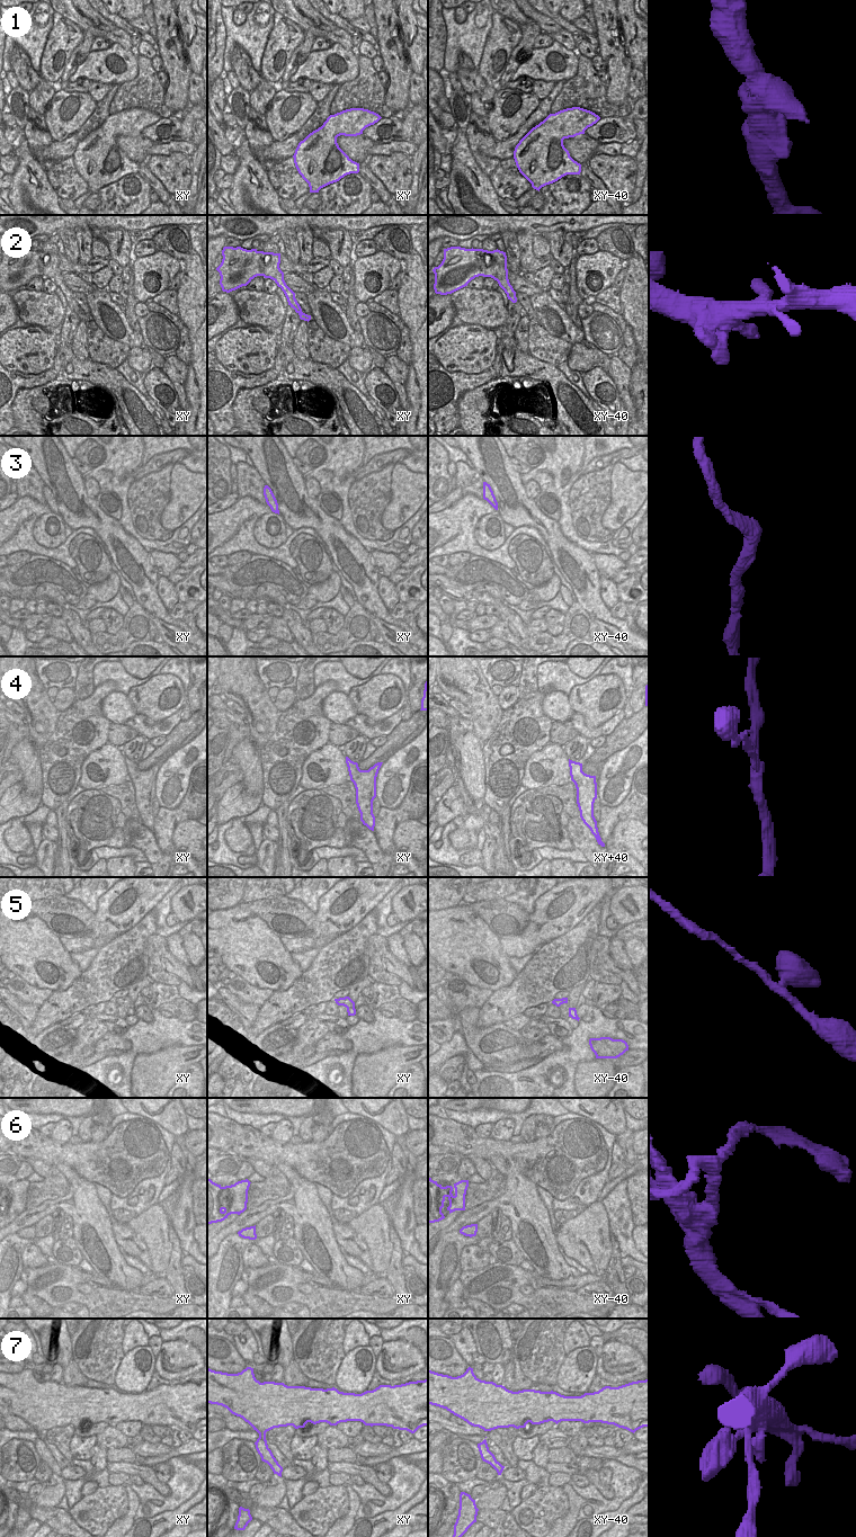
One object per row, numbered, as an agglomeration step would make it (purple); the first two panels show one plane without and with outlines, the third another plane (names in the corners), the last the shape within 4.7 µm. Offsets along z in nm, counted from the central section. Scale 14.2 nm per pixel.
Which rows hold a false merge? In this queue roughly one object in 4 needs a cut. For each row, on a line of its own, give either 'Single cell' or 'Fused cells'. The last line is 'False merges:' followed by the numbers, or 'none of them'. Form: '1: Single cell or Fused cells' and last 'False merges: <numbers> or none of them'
1: Single cell
2: Single cell
3: Single cell
4: Single cell
5: Single cell
6: Fused cells
7: Single cell
False merges: 6.

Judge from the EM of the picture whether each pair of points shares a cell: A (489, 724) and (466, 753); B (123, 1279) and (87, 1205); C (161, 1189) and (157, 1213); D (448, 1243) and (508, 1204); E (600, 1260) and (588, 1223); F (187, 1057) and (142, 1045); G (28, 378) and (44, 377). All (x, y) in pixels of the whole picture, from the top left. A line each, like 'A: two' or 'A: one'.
A: two
B: one
C: two
D: two
E: one
F: two
G: one

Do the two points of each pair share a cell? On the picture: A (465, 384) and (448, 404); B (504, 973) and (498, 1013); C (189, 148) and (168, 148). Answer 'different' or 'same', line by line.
A: same
B: different
C: same

